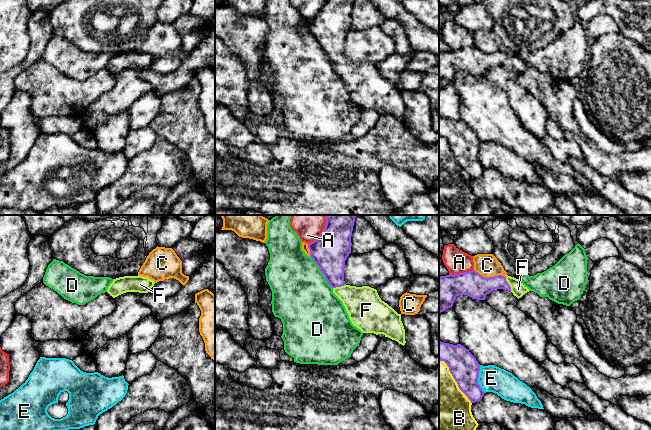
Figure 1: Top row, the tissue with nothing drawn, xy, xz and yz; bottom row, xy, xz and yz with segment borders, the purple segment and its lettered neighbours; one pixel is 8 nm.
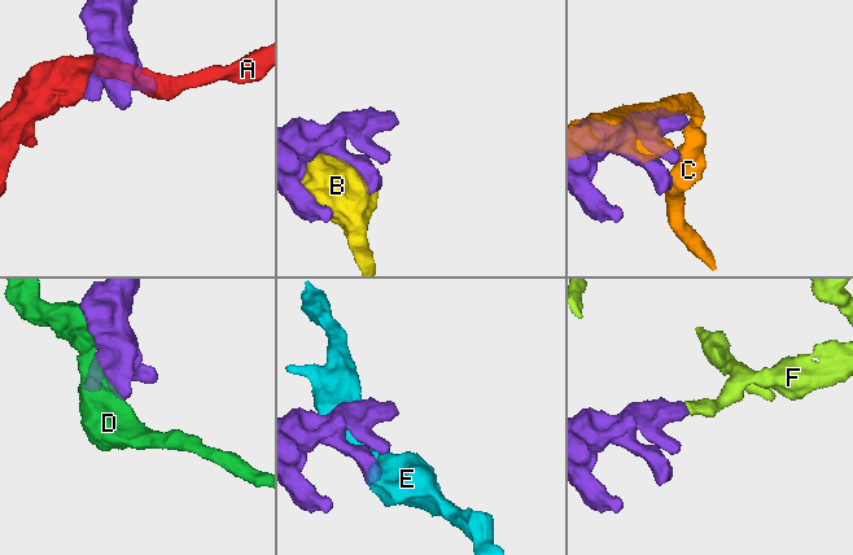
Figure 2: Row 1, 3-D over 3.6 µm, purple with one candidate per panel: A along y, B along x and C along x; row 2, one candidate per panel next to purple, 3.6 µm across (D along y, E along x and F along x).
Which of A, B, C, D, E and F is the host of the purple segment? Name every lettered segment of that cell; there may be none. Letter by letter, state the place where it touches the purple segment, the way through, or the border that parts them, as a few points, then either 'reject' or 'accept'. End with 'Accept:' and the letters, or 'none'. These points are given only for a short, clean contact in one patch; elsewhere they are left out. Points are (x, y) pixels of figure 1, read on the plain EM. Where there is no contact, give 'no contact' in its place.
A: contact yz (461, 49); reject
B: contact yz (455, 156); reject
C: contact yz (490, 53); border yz (474, 45), (483, 52), (503, 51), (505, 53); reject
D: contact xz (321, 47); reject
E: contact yz (477, 155); reject
F: contact yz (508, 60); way yz (477, 63), (489, 60), (508, 60), (518, 65); accept
Accept: F

